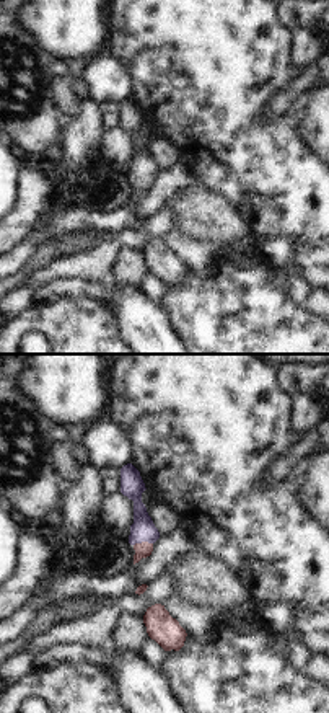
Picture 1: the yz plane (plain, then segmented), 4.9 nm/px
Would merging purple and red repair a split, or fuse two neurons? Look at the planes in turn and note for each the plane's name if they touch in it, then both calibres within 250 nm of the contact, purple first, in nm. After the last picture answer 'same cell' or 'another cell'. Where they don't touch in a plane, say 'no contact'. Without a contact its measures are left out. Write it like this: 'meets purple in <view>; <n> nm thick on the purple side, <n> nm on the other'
meets purple in yz; 120 nm thick on the purple side, 80 nm on the other

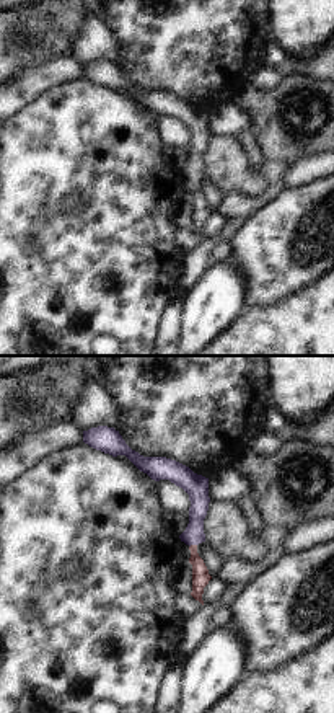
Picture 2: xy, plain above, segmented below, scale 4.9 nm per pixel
meets purple in xy; 100 nm thick on the purple side, 90 nm on the other

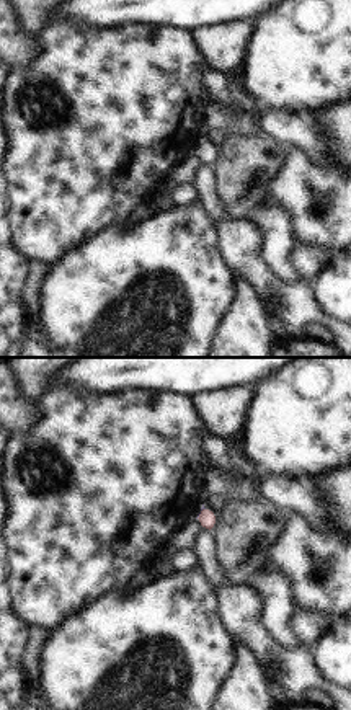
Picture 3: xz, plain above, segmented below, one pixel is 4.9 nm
meets purple in xz; 20 nm thick on the purple side, 80 nm on the other

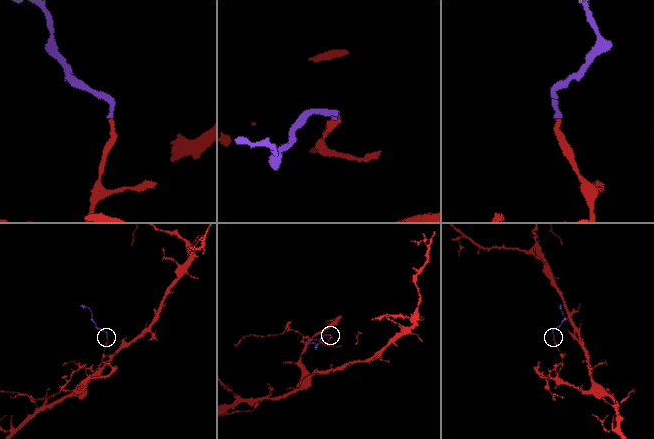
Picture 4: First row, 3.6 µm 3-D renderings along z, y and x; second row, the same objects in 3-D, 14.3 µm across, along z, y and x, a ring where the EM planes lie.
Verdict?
same cell

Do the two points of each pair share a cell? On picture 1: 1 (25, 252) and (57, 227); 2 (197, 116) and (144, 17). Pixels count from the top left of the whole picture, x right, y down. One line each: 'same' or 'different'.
1: same
2: same

